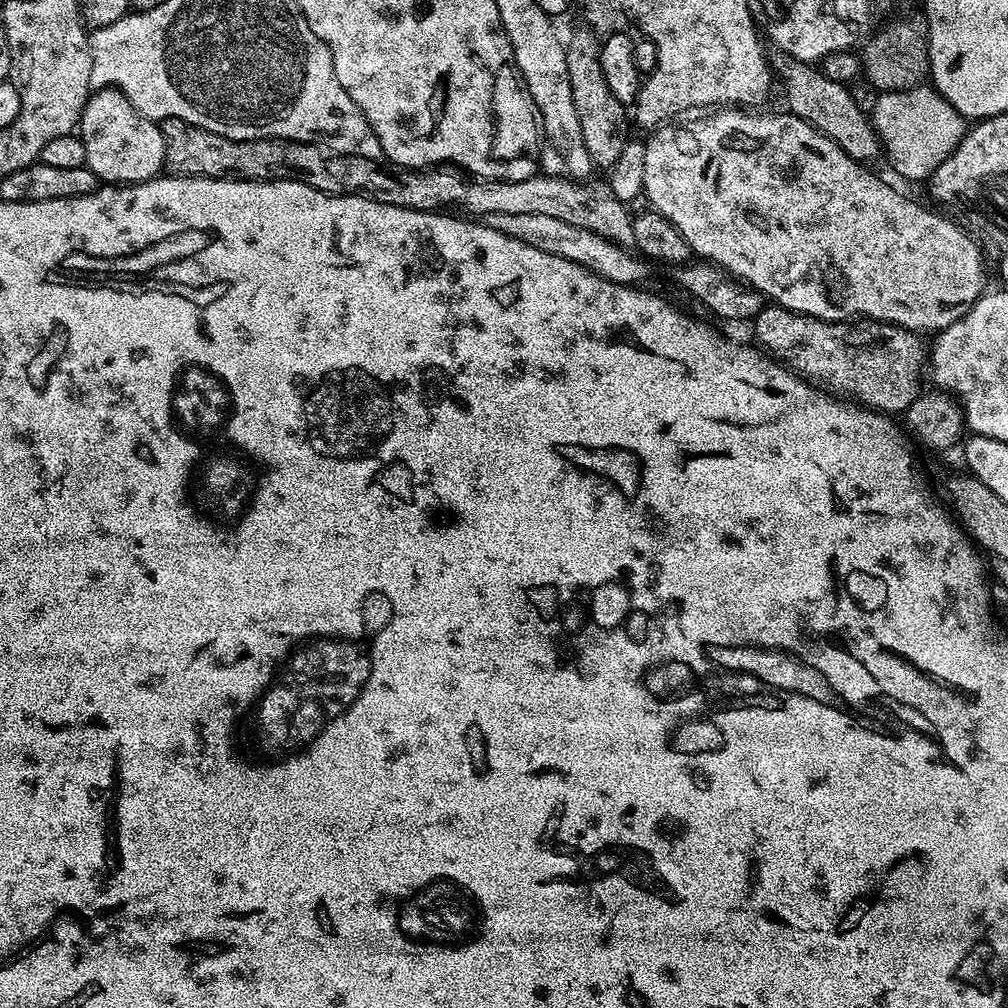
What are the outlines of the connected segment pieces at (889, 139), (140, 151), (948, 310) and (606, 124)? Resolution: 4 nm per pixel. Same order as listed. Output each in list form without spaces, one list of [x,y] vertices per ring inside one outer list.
[[[931,86],[877,95],[870,123],[897,174],[908,180],[927,181],[936,167],[960,145],[966,131],[965,117],[960,116],[958,110],[954,110],[954,106],[950,106],[950,102]]]
[[[98,88],[89,95],[80,115],[78,135],[86,146],[86,166],[96,175],[97,181],[109,185],[141,184],[161,175],[164,168],[164,133],[161,125],[155,120],[147,120],[118,88]]]
[[[724,106],[713,116],[708,116],[705,120],[692,120],[689,124],[676,124],[680,122],[672,122],[667,126],[660,126],[651,133],[652,136],[647,138],[645,143],[645,182],[643,195],[648,197],[649,205],[655,211],[661,212],[664,217],[671,222],[672,225],[682,234],[682,238],[688,244],[689,249],[693,253],[696,252],[697,257],[703,258],[705,261],[711,262],[724,269],[729,276],[745,283],[748,287],[755,289],[761,296],[767,298],[771,303],[779,304],[780,307],[796,312],[800,316],[813,316],[819,320],[842,320],[845,322],[851,321],[853,318],[867,318],[869,320],[885,320],[888,324],[896,324],[900,328],[908,328],[911,332],[917,334],[925,334],[924,332],[932,332],[931,334],[939,334],[948,328],[954,322],[958,322],[967,314],[971,305],[975,304],[981,296],[985,295],[986,287],[984,288],[984,260],[980,257],[980,248],[959,228],[956,224],[951,224],[944,216],[939,216],[936,212],[931,212],[928,208],[923,208],[920,204],[915,204],[908,196],[903,196],[896,188],[891,188],[884,180],[879,180],[874,173],[868,169],[861,161],[854,159],[853,156],[847,156],[842,149],[835,144],[829,136],[823,136],[812,124],[807,124],[802,118],[793,116],[787,110],[781,112],[752,112],[756,110],[745,110],[740,106]]]
[[[584,26],[576,31],[567,43],[568,80],[576,115],[582,128],[584,146],[595,167],[609,169],[613,166],[628,141],[626,134],[626,106],[613,97],[602,75],[601,39],[590,28]]]

